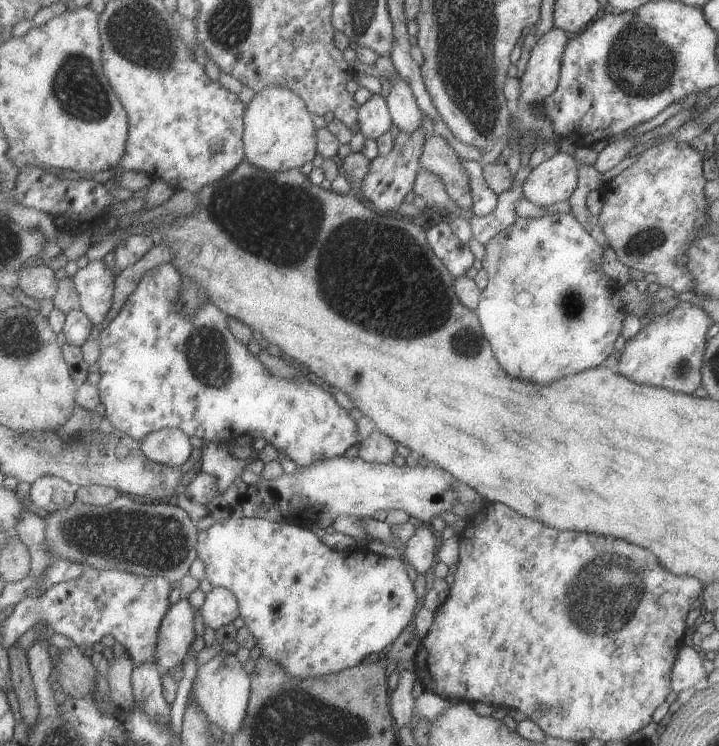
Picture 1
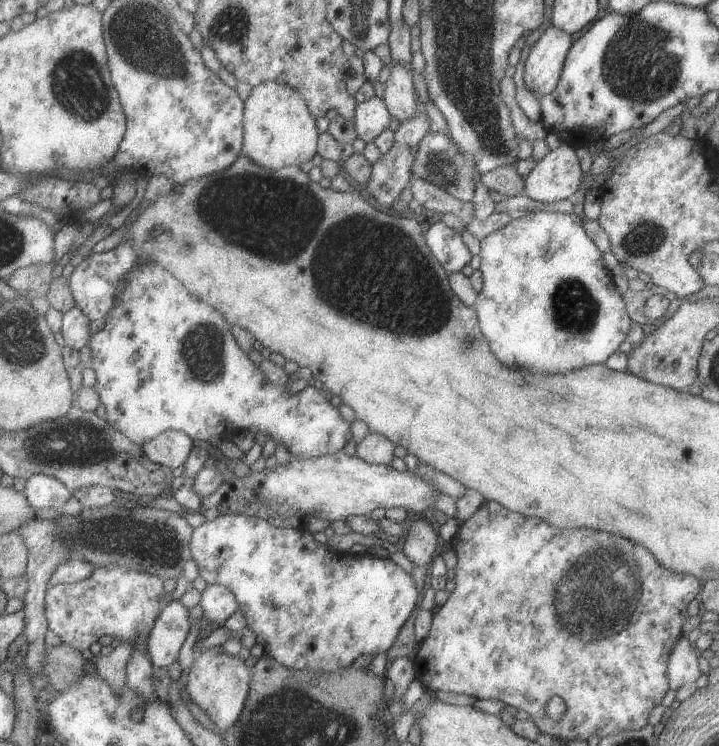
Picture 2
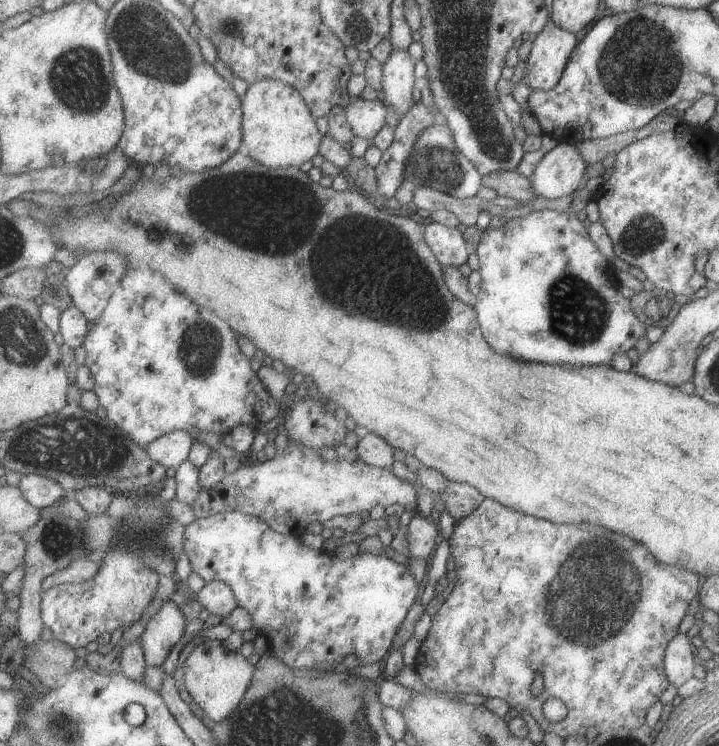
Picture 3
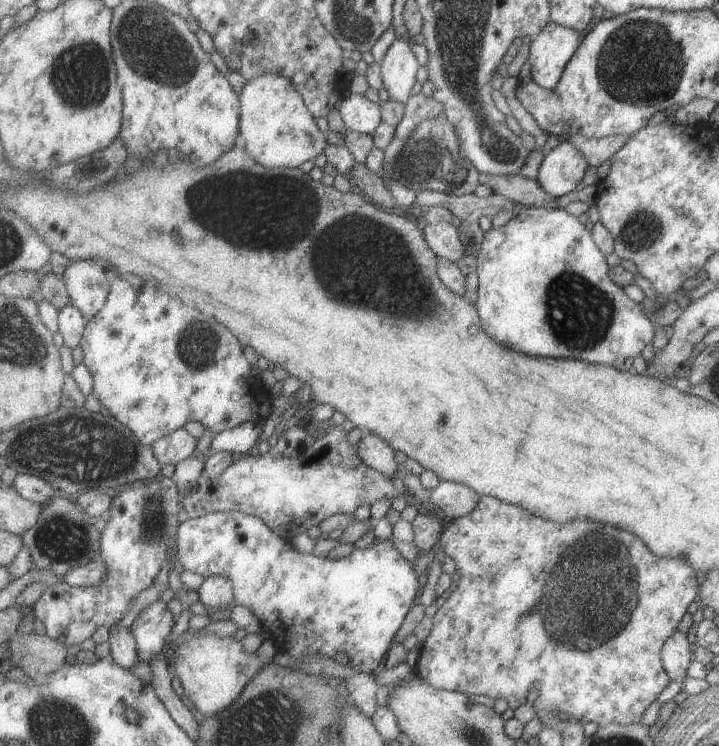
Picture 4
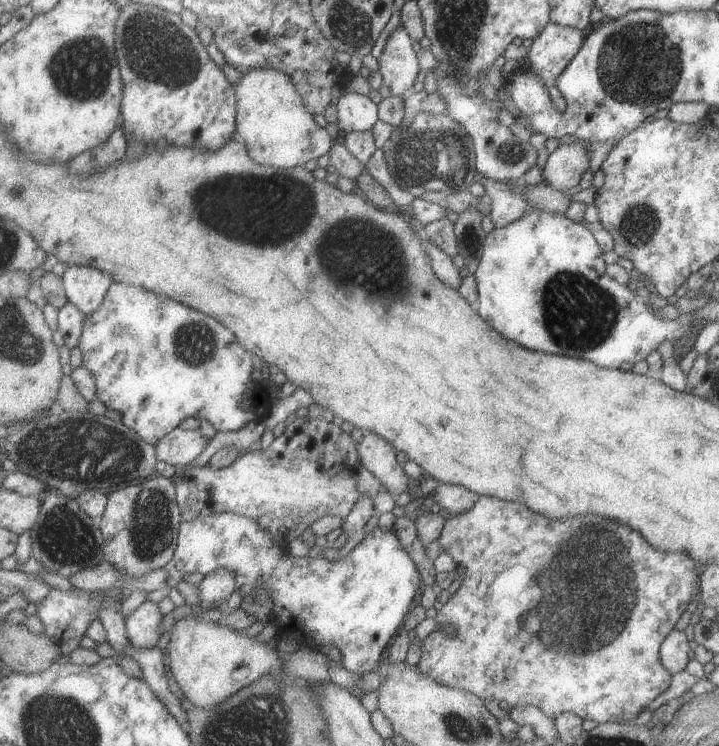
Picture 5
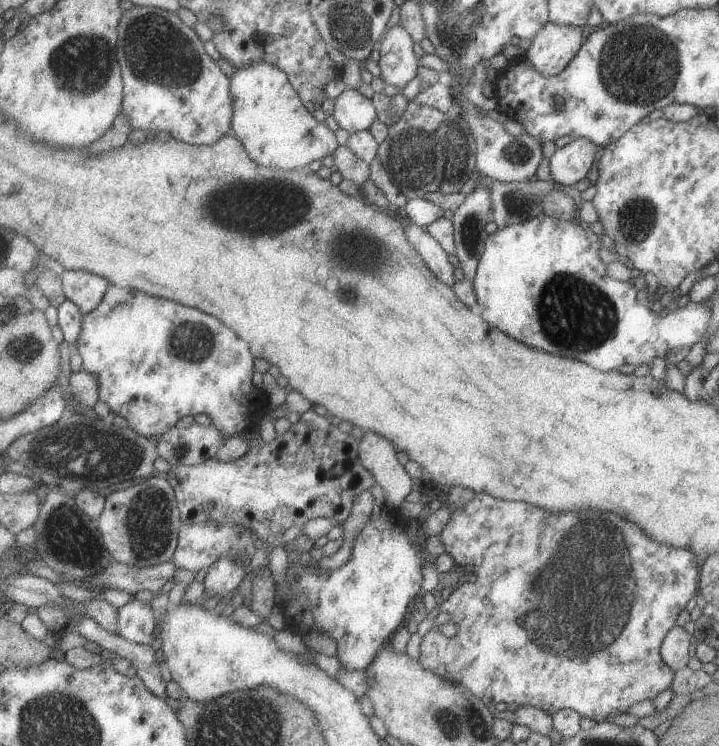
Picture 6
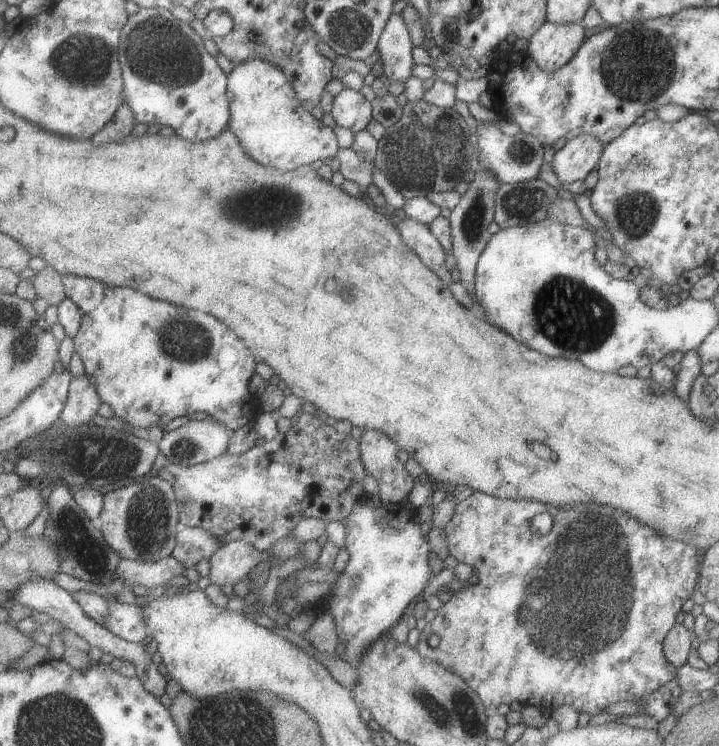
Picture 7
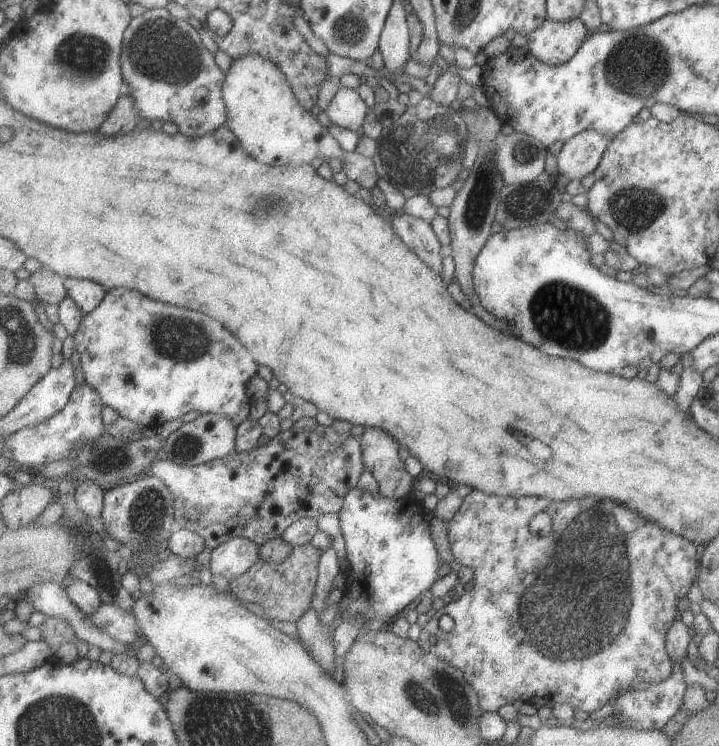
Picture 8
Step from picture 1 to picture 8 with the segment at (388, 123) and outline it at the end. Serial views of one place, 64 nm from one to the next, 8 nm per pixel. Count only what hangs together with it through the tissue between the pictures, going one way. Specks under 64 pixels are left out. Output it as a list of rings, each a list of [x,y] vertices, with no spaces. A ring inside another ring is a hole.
[[[341,86],[328,107],[327,114],[331,122],[356,131],[364,127],[370,110],[371,107],[367,106],[359,92]]]

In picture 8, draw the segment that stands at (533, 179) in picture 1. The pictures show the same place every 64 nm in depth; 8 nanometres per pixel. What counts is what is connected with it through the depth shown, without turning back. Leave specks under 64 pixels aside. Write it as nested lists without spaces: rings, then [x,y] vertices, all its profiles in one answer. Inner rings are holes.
[[[584,130],[566,140],[556,155],[556,168],[558,175],[565,176],[569,181],[579,181],[585,175],[593,172],[599,164],[601,155],[607,143],[614,137],[604,137],[601,133]]]

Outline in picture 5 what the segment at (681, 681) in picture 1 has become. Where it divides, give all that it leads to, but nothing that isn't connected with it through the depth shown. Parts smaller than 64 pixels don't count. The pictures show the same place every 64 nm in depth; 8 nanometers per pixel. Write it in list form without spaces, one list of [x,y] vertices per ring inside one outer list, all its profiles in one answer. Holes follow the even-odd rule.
[[[671,630],[661,642],[658,651],[663,668],[671,675],[682,672],[688,663],[687,652],[692,646],[683,631]]]

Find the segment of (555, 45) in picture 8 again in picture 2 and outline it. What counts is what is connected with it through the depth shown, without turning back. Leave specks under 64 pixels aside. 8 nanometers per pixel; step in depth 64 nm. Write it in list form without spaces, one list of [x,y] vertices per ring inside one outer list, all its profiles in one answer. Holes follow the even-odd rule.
[[[549,24],[529,50],[524,62],[523,83],[535,97],[552,92],[557,87],[567,50],[574,36]]]

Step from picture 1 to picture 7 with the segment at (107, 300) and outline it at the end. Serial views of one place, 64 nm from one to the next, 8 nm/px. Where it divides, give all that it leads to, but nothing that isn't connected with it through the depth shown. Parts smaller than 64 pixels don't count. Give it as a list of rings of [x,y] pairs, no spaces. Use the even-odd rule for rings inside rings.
[[[64,275],[64,287],[67,296],[74,300],[86,314],[103,302],[109,288],[102,280],[77,275]]]

